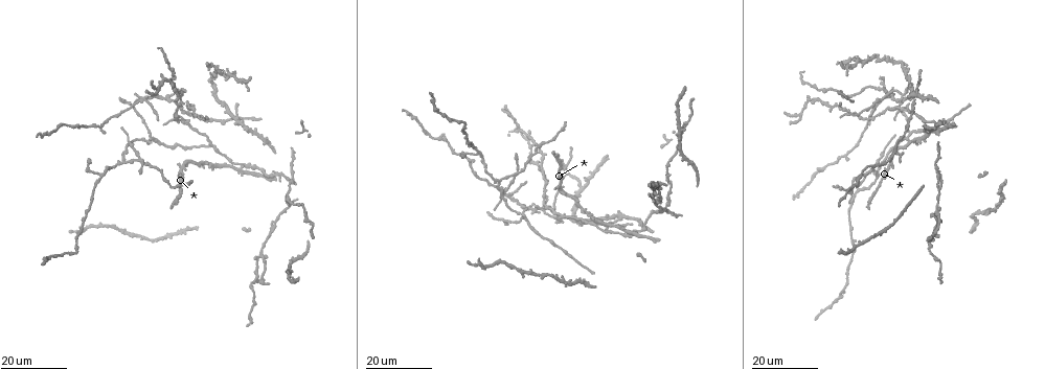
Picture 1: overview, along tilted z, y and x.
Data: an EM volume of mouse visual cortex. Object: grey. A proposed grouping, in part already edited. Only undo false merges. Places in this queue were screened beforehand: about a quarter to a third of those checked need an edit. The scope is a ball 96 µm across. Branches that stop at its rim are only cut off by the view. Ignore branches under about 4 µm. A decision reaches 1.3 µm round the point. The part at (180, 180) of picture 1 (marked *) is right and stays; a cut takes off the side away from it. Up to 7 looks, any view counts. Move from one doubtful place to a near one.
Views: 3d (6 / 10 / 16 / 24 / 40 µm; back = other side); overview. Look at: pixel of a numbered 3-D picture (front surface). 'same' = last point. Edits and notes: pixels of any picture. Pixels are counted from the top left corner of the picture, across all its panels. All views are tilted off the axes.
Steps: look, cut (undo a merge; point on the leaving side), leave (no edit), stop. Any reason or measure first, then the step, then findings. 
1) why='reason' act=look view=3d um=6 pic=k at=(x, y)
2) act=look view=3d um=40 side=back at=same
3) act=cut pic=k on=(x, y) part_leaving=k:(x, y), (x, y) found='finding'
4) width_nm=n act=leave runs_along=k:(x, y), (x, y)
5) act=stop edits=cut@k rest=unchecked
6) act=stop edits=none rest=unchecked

why='three-way junction' act=look view=3d um=24 pic=1 at=(895, 150)

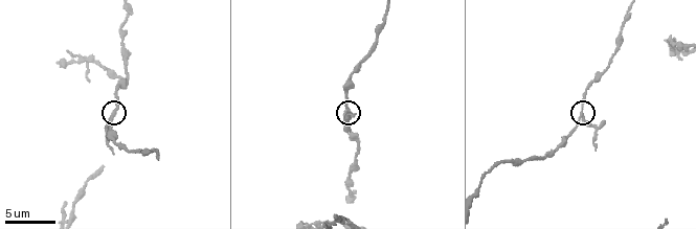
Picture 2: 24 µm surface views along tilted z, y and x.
act=look view=3d um=10 pic=2 at=(112, 115)

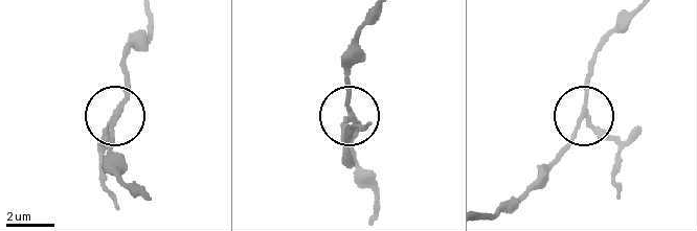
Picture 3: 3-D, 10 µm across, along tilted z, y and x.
act=look view=3d um=10 side=back pic=3 at=(351, 116)

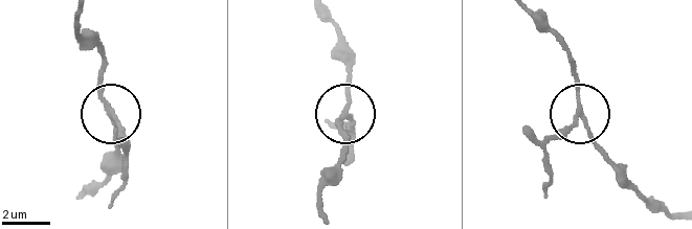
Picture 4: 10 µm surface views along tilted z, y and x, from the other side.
width_nm=170 act=leave found='continuous, no second cell'

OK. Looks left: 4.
act=look view=3d um=16 pic=1 at=(259, 256)

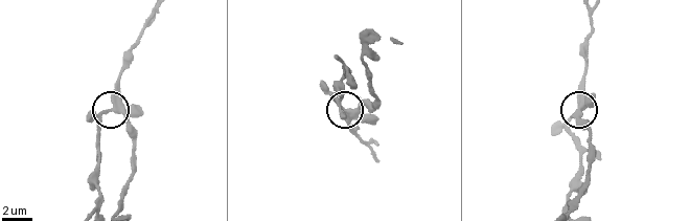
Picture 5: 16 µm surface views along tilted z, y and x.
act=look view=3d um=10 pic=5 at=(113, 107)

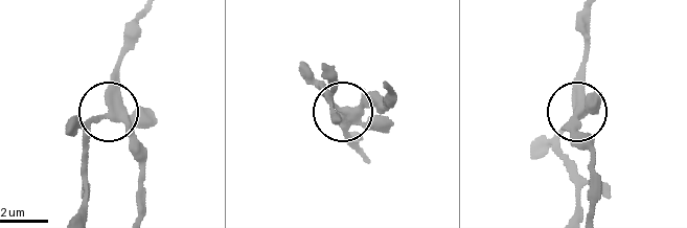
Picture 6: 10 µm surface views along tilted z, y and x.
arms=3 act=leave runs_along=6:(145, 12), (117, 72), (114, 111), (140, 154) found='continuous, no second cell'

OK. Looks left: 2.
why='three-way junction' act=look view=3d um=24 pic=1 at=(188, 126)

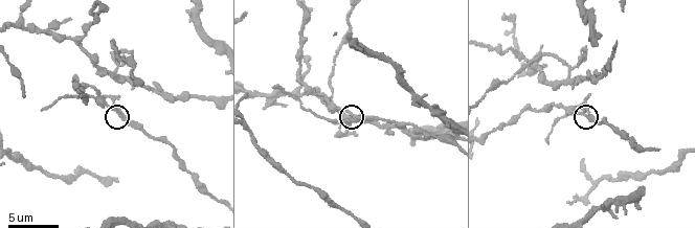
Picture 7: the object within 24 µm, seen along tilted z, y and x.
act=look view=3d um=10 pic=7 at=(354, 116)

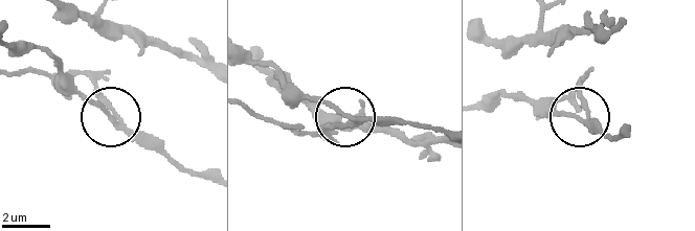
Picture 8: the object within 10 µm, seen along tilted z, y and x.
width_nm=170 act=cut pic=8 on=(105, 99) found='two cells meet here'

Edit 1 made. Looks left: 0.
act=stop edits=cut@8 rest=unchecked

